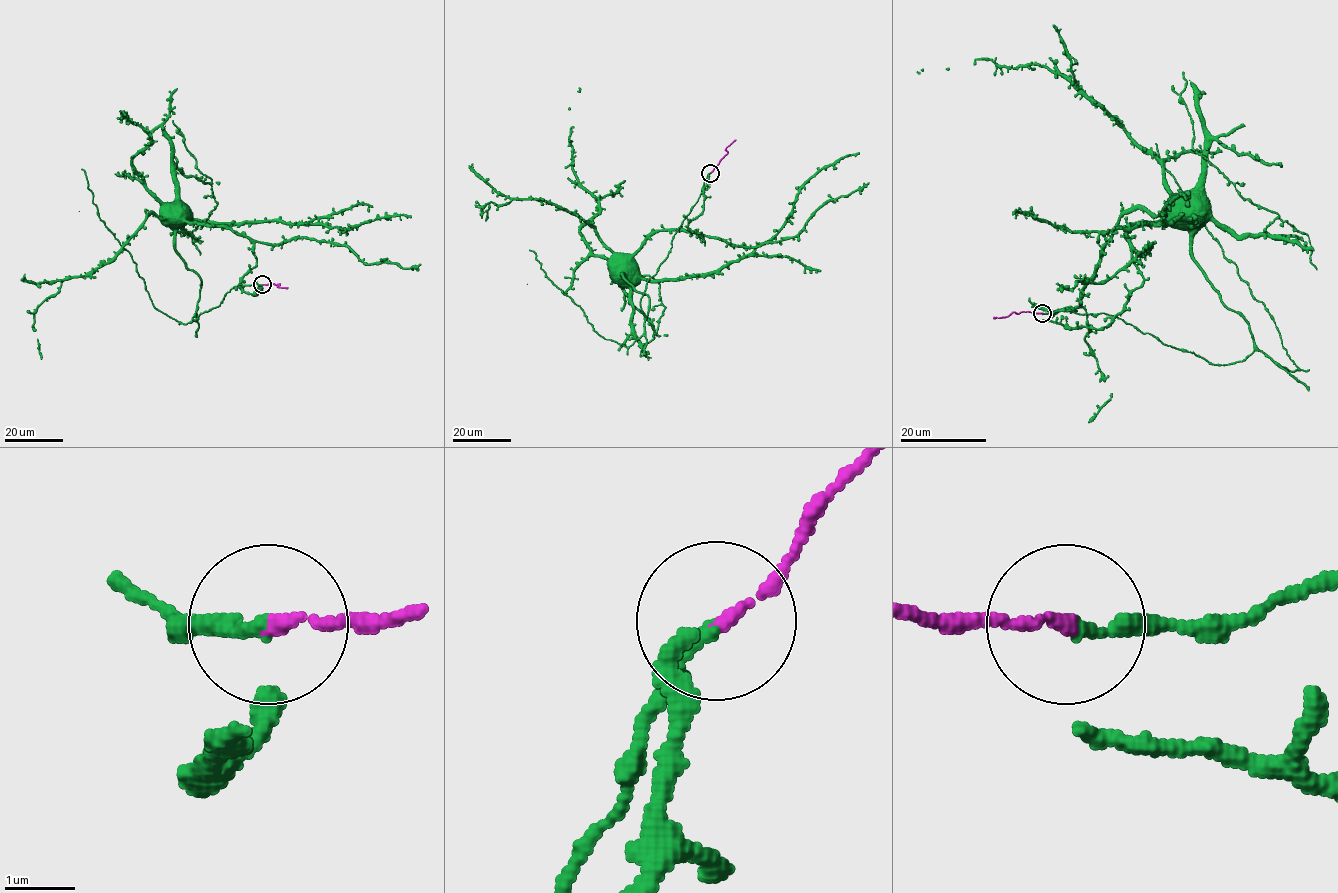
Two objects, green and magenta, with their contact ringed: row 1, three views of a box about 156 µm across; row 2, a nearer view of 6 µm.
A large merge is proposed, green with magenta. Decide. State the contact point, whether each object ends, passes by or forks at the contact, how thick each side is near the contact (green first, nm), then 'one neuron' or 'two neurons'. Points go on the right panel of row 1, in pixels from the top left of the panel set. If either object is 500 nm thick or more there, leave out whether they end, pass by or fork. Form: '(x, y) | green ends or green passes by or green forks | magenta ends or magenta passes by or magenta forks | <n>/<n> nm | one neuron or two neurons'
(1042, 313) | green passes by | magenta ends | 110/170 nm | one neuron

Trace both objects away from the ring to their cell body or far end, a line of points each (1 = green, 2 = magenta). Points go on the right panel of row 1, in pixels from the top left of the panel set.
1: (1042, 313), (1112, 315), (1212, 364), (1244, 360), (1254, 351), (1249, 324), (1224, 304), (1166, 204)
2: (1042, 313), (1014, 312), (1005, 317), (993, 318)

